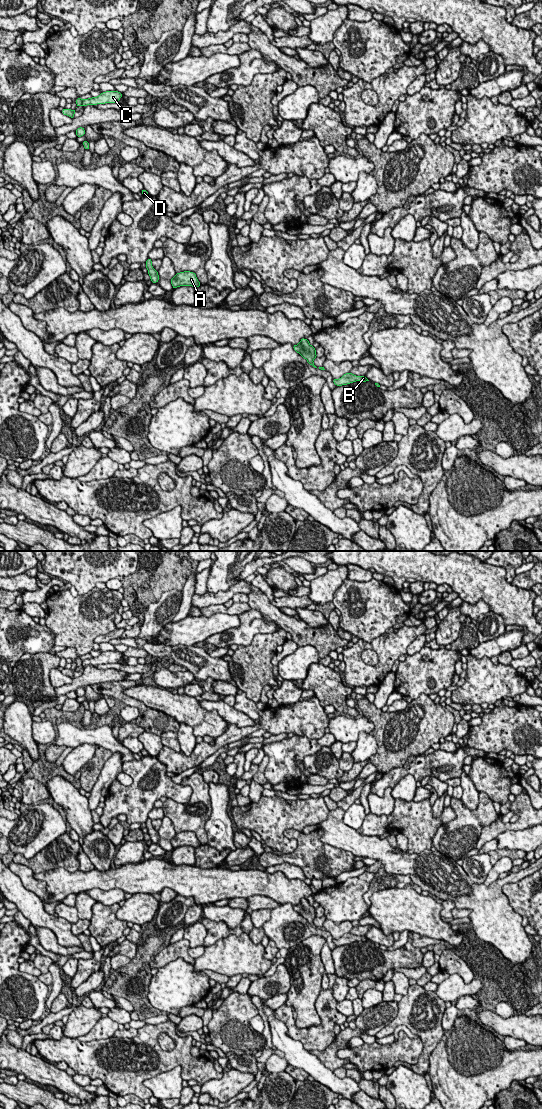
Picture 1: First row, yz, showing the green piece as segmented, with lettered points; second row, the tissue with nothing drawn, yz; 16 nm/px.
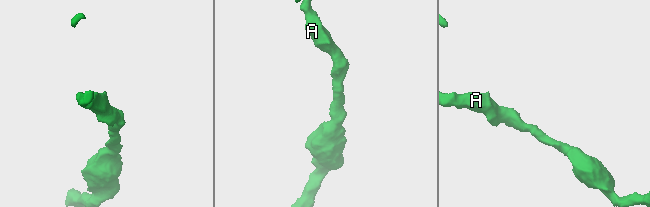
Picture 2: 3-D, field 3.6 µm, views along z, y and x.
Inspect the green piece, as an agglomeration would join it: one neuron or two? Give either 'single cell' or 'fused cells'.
fused cells

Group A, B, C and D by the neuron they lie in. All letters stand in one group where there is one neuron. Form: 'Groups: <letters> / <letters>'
Groups: A B D / C

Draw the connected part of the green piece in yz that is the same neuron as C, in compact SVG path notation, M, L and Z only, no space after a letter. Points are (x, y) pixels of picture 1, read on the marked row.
M106 91L102 92L98 97L92 97L88 99L84 99L82 101L83 106L87 105L97 105L97 104L105 104L105 103L117 103L122 97L122 93L116 91Z

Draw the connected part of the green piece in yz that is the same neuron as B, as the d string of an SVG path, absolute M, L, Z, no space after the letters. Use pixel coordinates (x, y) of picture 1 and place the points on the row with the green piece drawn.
M351 372L344 374L339 379L333 379L333 383L336 386L347 385L356 381L367 382L369 380L365 376L356 376L356 375L353 375Z

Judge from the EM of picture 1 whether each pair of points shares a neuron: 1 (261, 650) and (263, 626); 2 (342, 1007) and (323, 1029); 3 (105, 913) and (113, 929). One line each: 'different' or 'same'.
1: different
2: different
3: same

